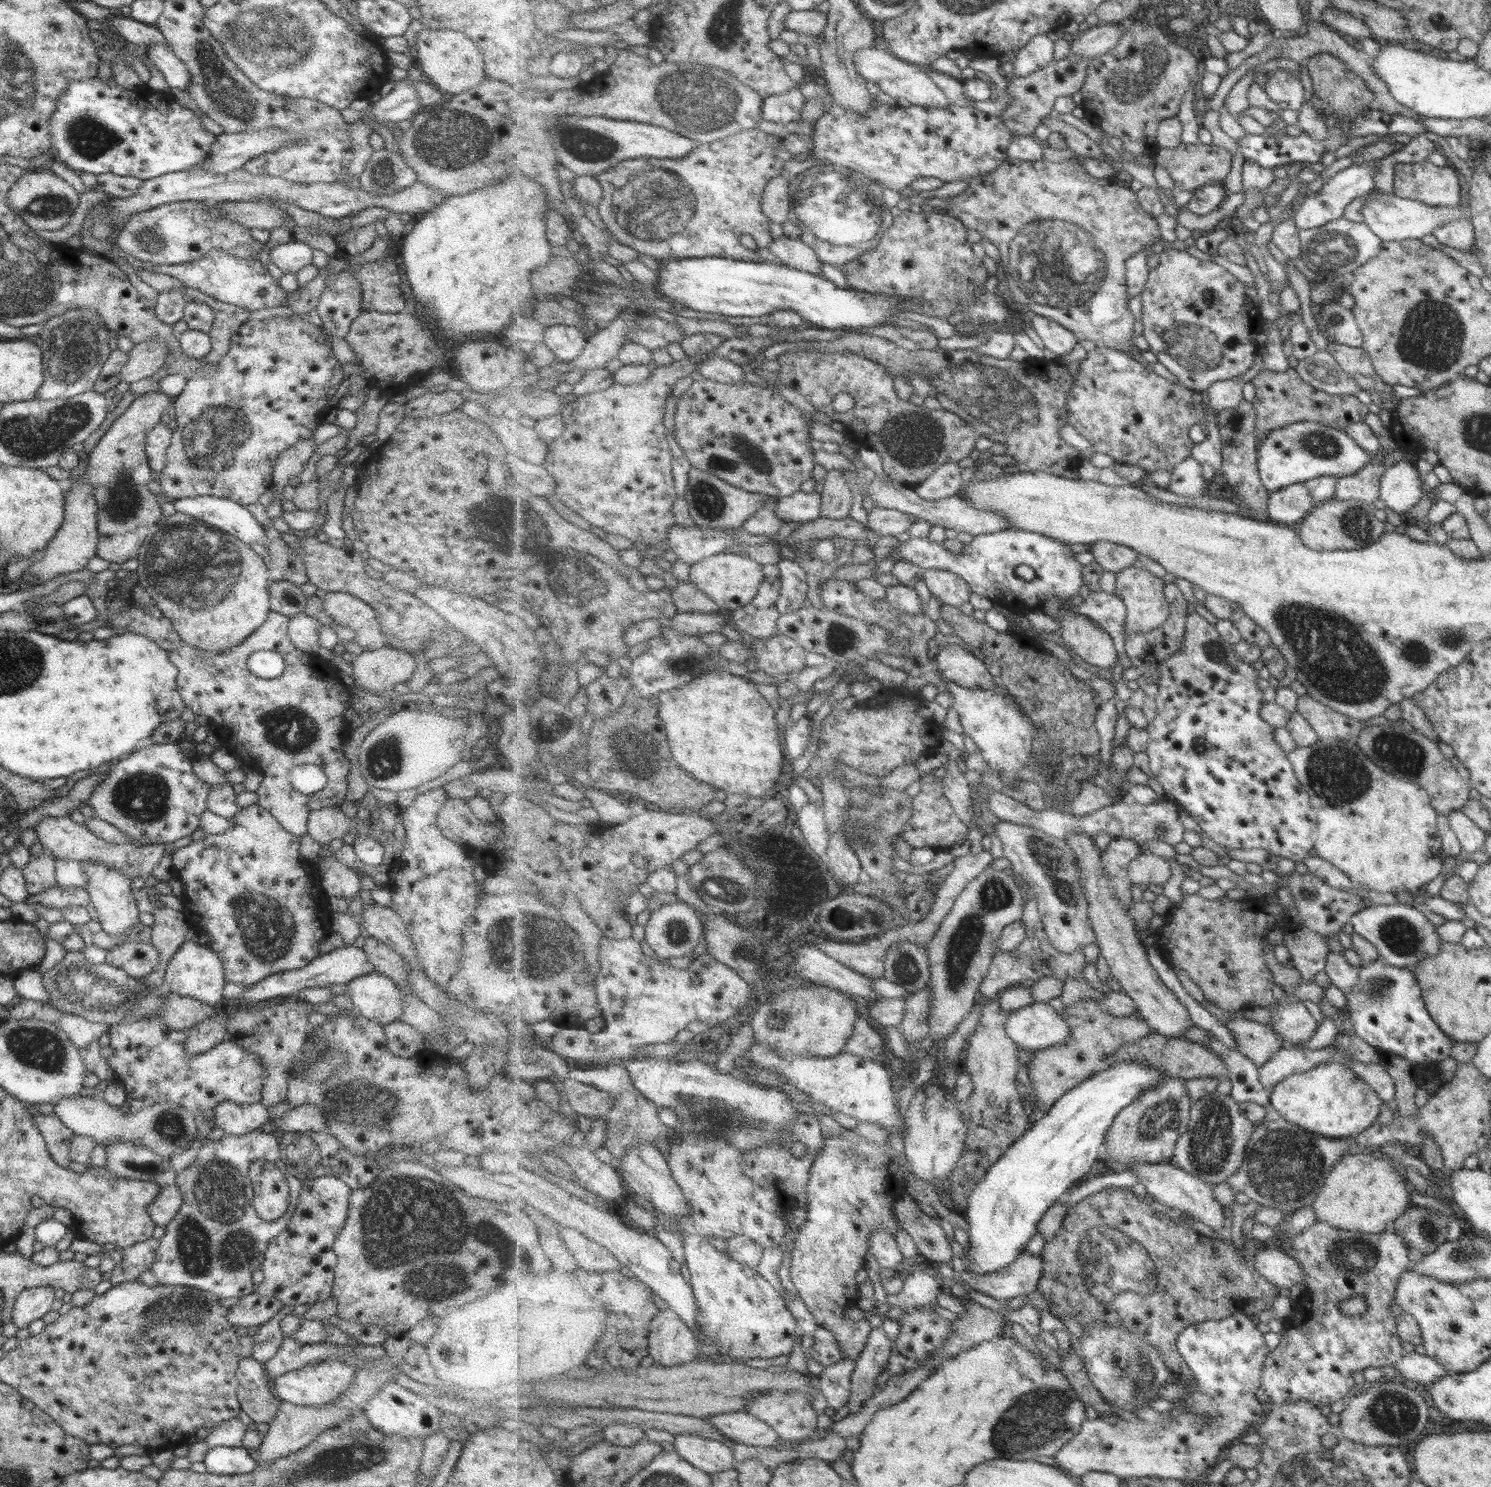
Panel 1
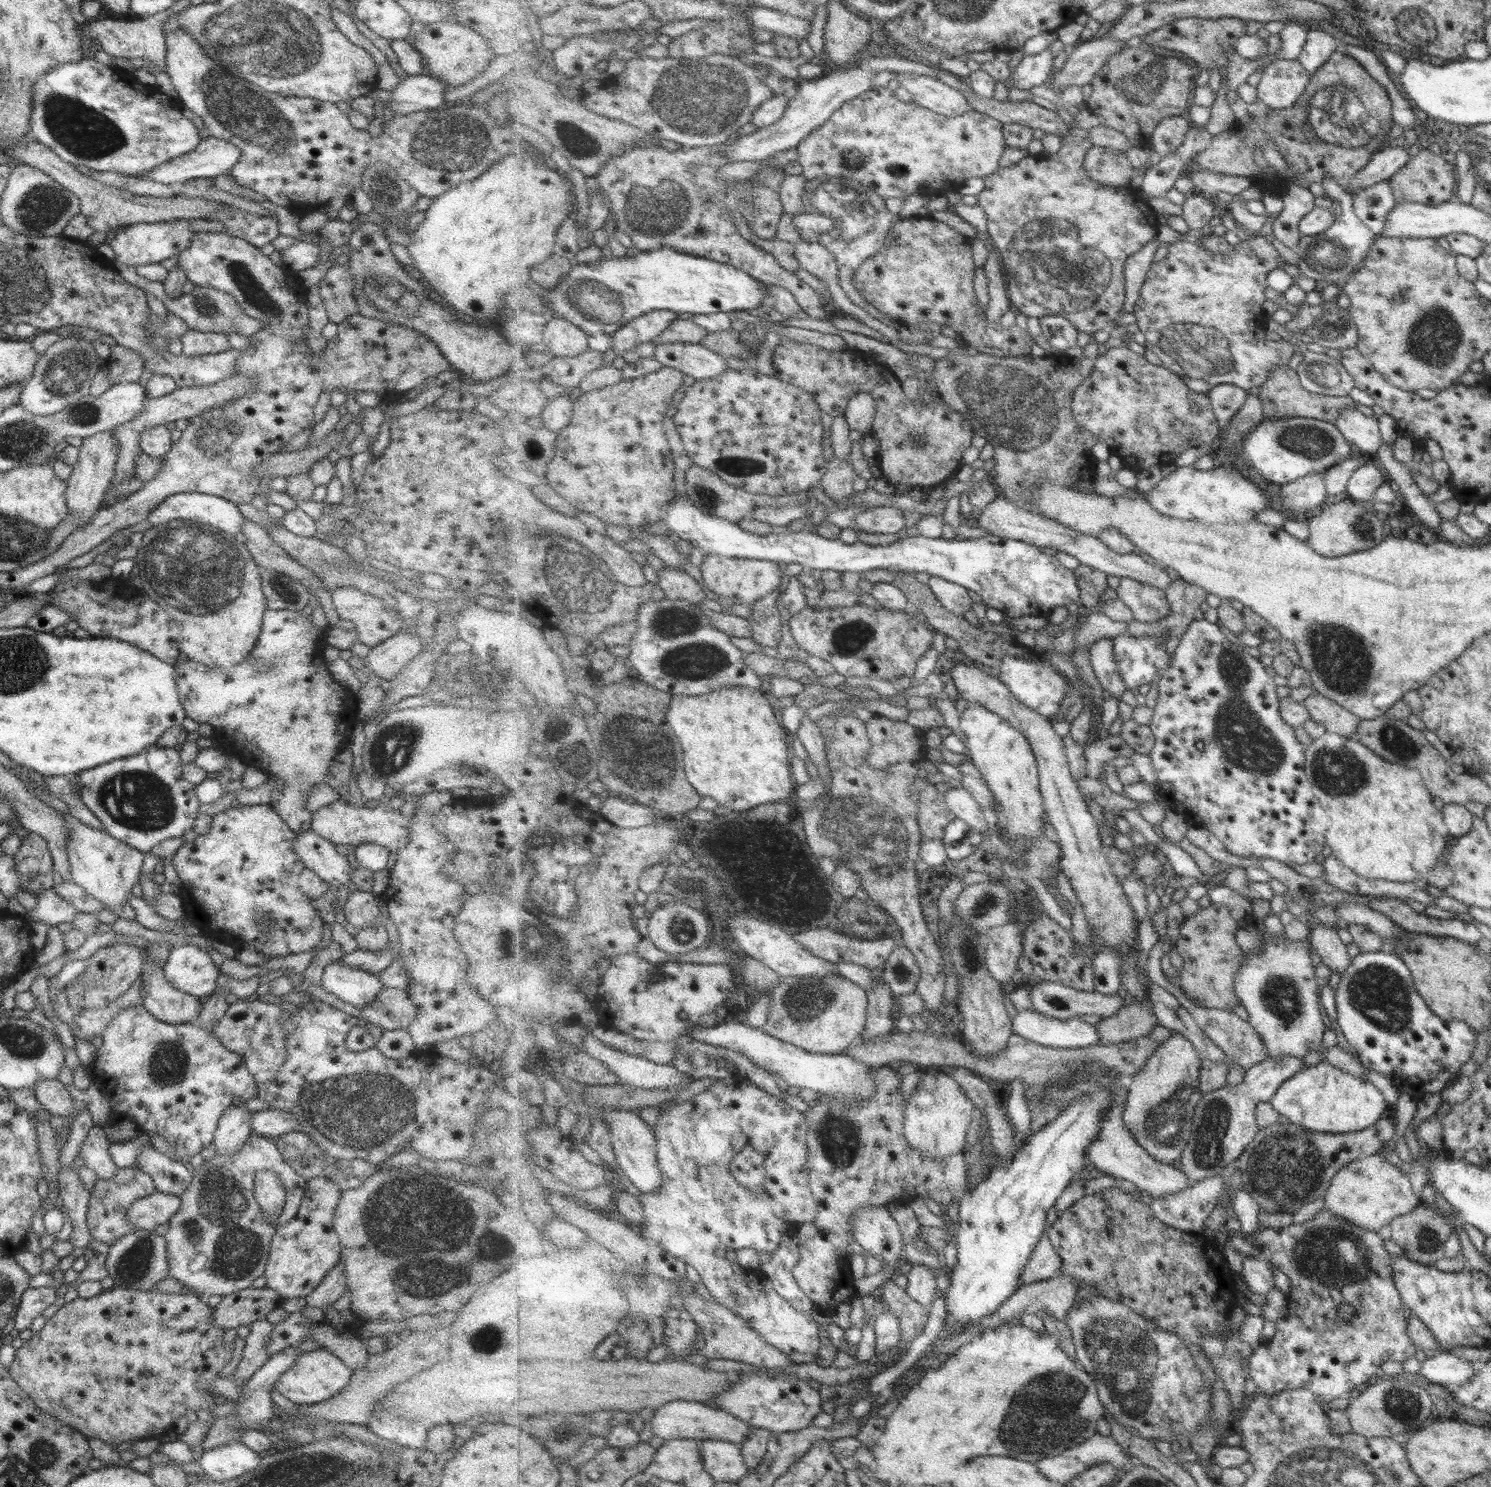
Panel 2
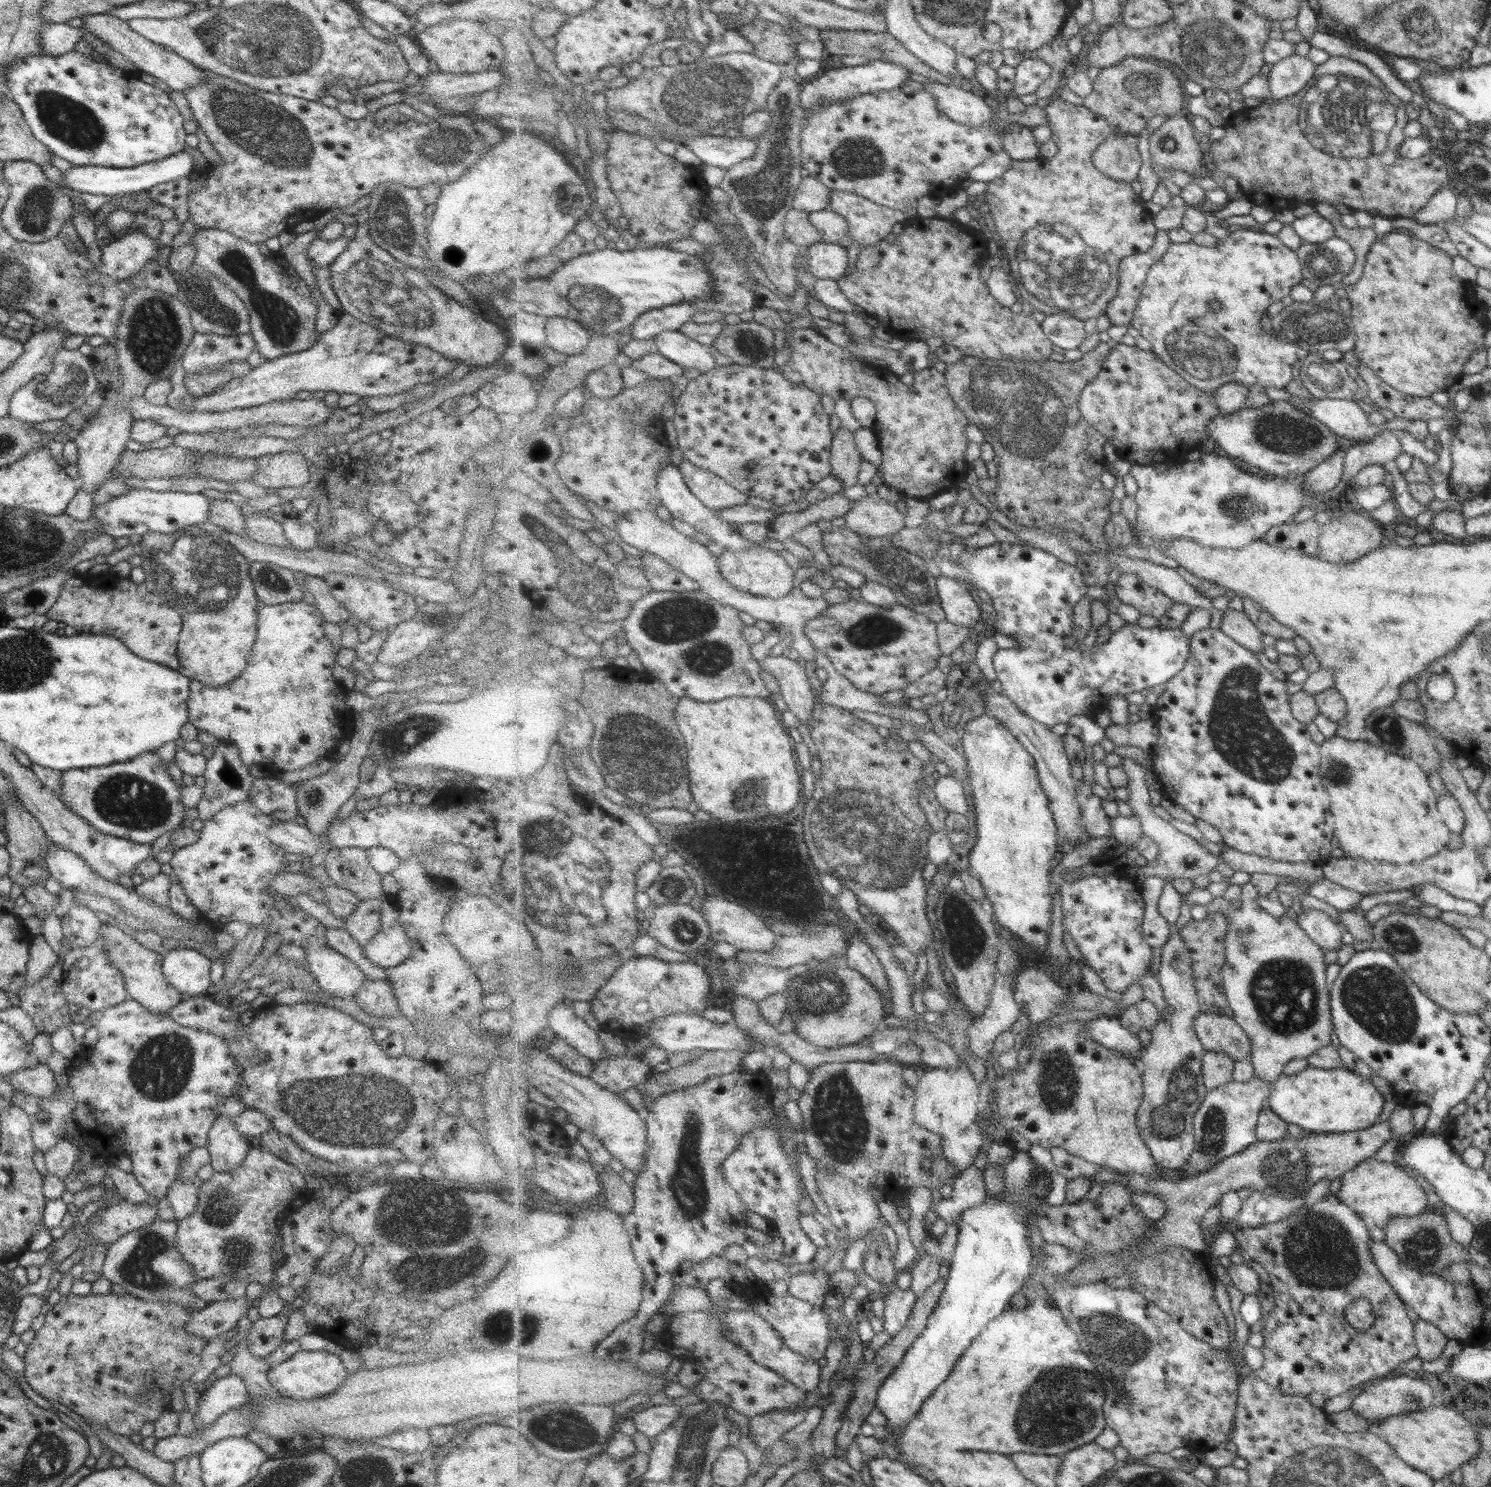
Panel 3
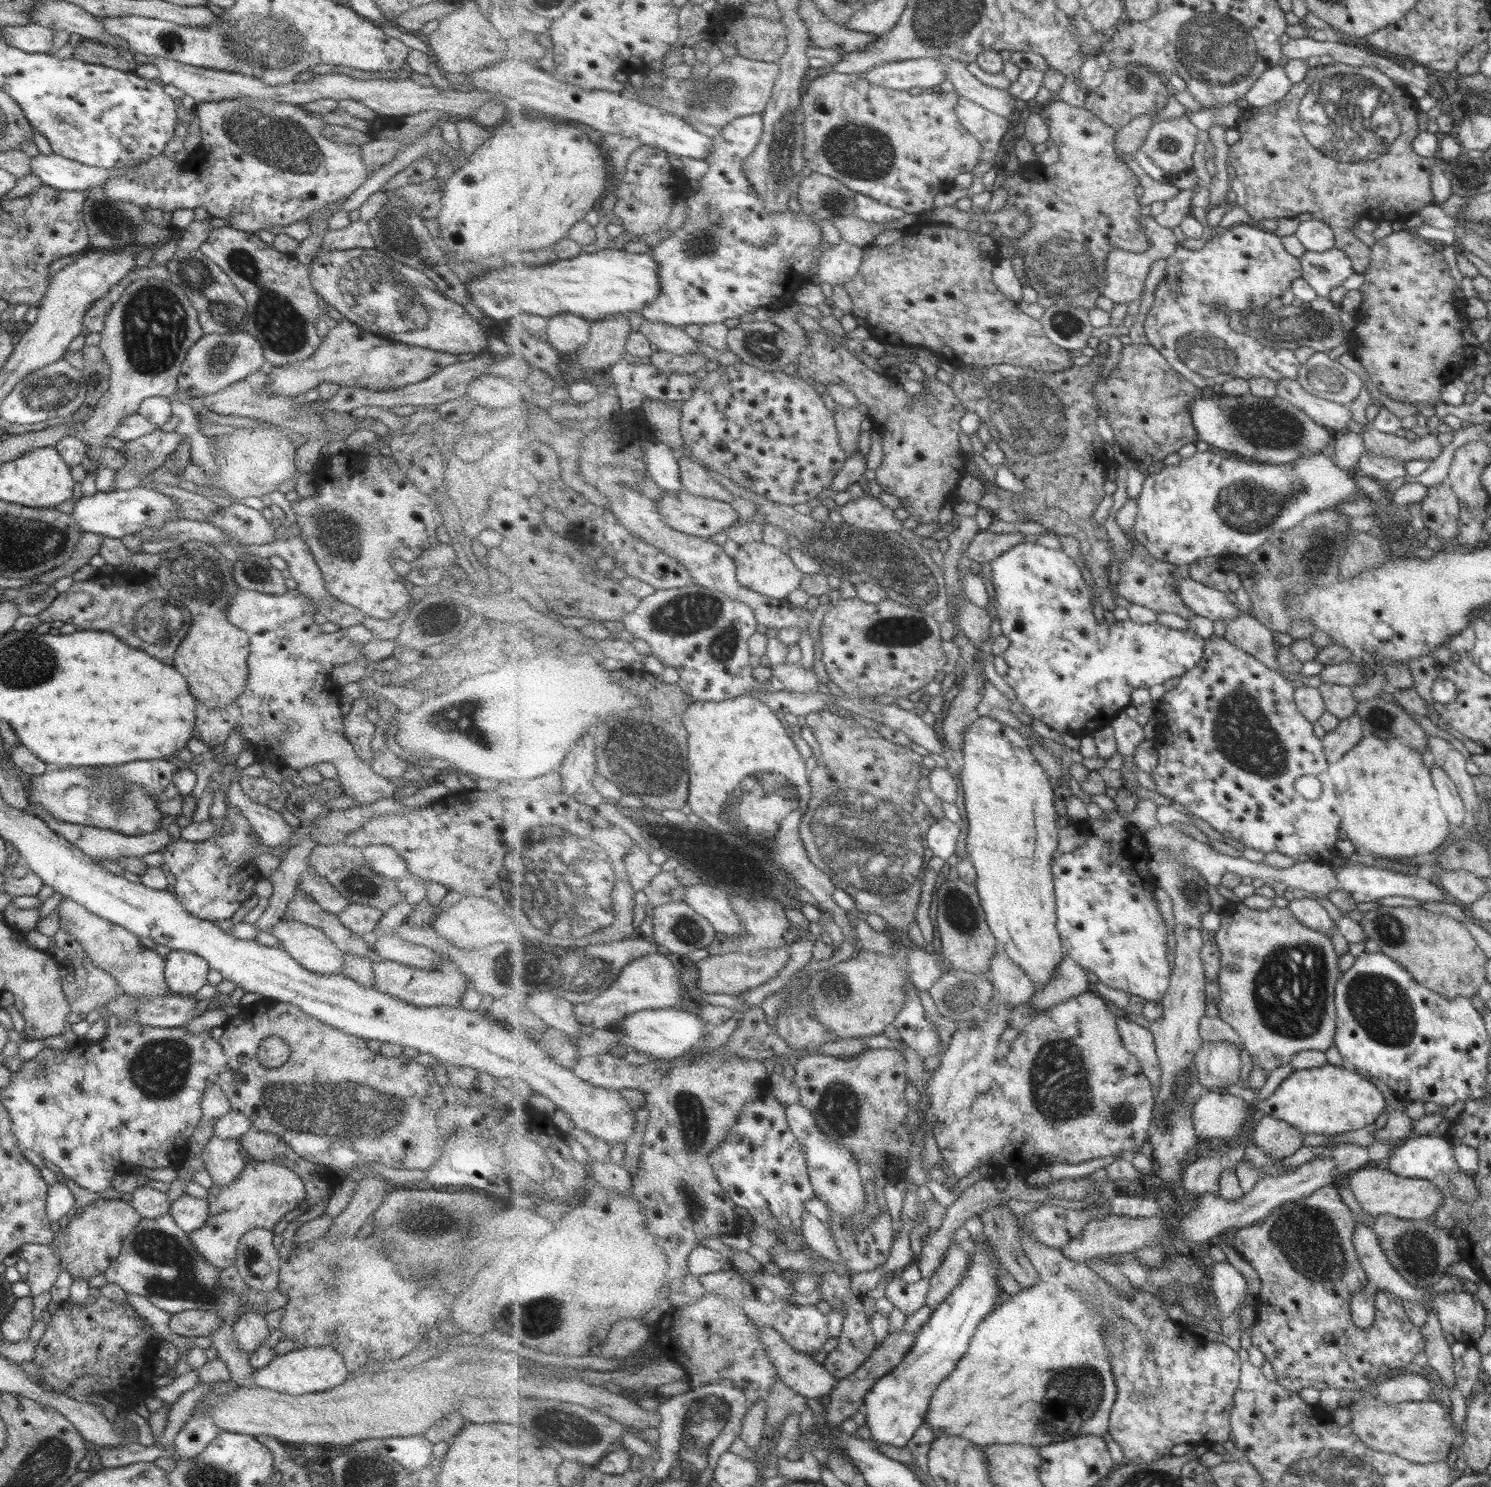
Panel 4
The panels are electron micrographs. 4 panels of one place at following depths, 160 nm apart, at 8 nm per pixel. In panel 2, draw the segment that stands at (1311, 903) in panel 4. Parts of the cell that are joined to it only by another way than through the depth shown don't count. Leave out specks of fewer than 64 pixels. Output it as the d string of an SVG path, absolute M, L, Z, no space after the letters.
M1320 922L1314 925L1309 931L1309 940L1330 970L1336 970L1341 975L1351 965L1346 944L1338 937L1337 931L1328 925Z

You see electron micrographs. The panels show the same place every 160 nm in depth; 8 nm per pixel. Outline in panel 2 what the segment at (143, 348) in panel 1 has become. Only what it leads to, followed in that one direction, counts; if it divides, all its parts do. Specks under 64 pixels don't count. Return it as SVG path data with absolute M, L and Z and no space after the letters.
M120 345L110 346L110 356L105 361L108 378L113 385L118 383L138 383L146 367L140 353Z

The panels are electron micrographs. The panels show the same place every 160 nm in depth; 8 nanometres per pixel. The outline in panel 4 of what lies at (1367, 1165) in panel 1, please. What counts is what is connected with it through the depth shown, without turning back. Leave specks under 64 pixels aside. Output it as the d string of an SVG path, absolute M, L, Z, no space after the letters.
M1387 1168L1357 1169L1347 1176L1345 1184L1352 1190L1360 1206L1373 1218L1387 1214L1408 1220L1433 1219L1443 1203L1443 1198L1437 1186L1432 1185L1431 1179L1404 1177Z

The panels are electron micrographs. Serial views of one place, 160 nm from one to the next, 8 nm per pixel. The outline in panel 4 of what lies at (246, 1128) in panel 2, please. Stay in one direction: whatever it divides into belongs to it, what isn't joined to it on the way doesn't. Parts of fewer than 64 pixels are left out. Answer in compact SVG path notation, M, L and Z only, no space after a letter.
M214 1136L205 1145L200 1157L215 1186L226 1186L234 1182L249 1161L238 1140L222 1140Z

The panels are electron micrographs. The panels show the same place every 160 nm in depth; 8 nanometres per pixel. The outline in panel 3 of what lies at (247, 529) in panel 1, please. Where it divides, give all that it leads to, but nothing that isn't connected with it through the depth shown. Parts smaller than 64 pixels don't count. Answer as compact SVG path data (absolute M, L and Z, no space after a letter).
M132 487L126 494L114 497L106 504L95 506L92 517L102 531L112 539L141 536L148 532L173 535L194 525L210 522L210 504L212 500L201 493L184 493L176 491L154 491L146 488Z

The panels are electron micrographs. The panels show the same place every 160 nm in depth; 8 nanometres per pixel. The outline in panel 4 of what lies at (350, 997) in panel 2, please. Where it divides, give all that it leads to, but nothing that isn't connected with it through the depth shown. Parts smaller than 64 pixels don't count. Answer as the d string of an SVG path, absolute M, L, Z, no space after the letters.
M280 921L271 930L272 936L280 940L281 948L310 972L335 975L343 972L343 952L319 928L300 921Z

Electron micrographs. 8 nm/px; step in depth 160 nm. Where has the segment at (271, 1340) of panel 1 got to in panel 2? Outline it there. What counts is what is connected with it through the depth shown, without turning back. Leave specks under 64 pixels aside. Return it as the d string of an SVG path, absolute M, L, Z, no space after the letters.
M264 1318L255 1320L250 1327L241 1362L233 1376L230 1376L237 1384L242 1385L245 1385L250 1377L270 1358L267 1351L267 1338L270 1336L273 1324Z

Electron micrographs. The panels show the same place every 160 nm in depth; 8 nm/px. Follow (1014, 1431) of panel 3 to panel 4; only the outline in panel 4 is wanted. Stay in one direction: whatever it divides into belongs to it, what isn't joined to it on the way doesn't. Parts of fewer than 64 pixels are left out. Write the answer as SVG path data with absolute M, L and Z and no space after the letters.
M1041 1281L1040 1284L1032 1288L1023 1289L1019 1293L1002 1300L979 1326L979 1332L972 1339L971 1348L967 1352L967 1356L959 1362L959 1368L936 1391L926 1422L930 1424L934 1436L936 1438L948 1436L964 1437L984 1448L992 1444L1023 1444L1040 1448L1084 1435L1106 1436L1111 1430L1112 1411L1115 1408L1120 1391L1120 1382L1118 1382L1115 1370L1113 1370L1111 1348L1107 1345L1103 1335L1105 1328L1107 1328L1107 1320L1109 1318L1105 1317L1104 1313L1097 1311L1080 1291L1068 1285L1058 1286L1051 1282Z

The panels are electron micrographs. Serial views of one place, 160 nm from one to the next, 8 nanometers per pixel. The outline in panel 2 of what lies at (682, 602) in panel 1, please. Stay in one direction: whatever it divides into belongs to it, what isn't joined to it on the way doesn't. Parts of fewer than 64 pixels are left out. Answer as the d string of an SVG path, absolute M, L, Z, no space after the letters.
M666 567L659 575L660 587L671 600L690 600L702 606L702 602L708 599L704 592L704 586L685 571Z

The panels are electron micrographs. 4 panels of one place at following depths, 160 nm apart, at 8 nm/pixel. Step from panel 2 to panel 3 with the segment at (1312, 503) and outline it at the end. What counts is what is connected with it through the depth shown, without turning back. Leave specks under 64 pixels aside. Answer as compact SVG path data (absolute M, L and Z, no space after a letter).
M1346 447L1304 474L1304 478L1308 482L1309 491L1312 491L1313 496L1316 496L1319 500L1325 492L1332 490L1341 481L1345 452Z

